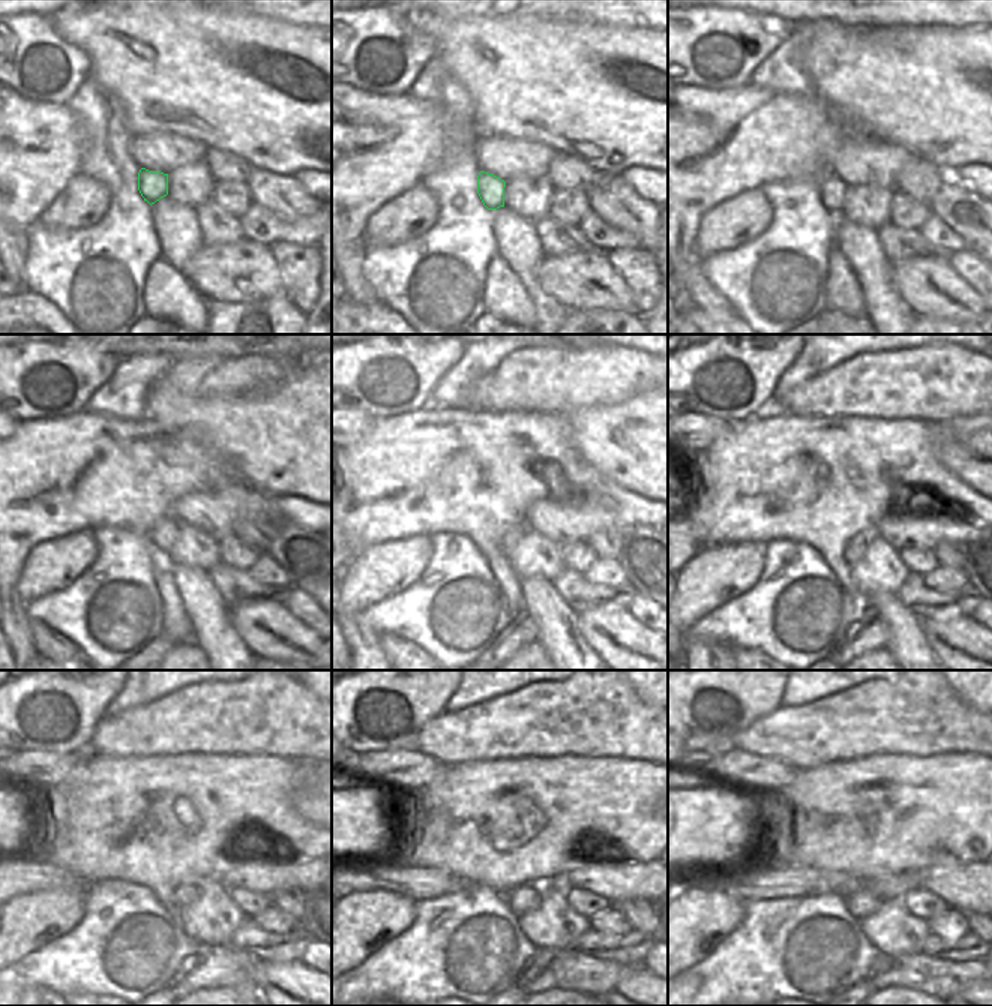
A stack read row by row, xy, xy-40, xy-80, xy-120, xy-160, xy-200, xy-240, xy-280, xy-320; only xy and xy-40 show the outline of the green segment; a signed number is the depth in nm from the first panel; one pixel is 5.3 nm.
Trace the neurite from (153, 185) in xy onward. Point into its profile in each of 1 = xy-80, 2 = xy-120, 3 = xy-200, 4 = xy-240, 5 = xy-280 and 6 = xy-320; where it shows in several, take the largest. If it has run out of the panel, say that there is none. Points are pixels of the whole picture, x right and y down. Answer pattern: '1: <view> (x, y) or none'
1: xy-80 (832, 189)
2: xy-120 (164, 534)
3: xy-200 (856, 549)
4: xy-240 (188, 892)
5: xy-280 (524, 898)
6: xy-320 (862, 904)

